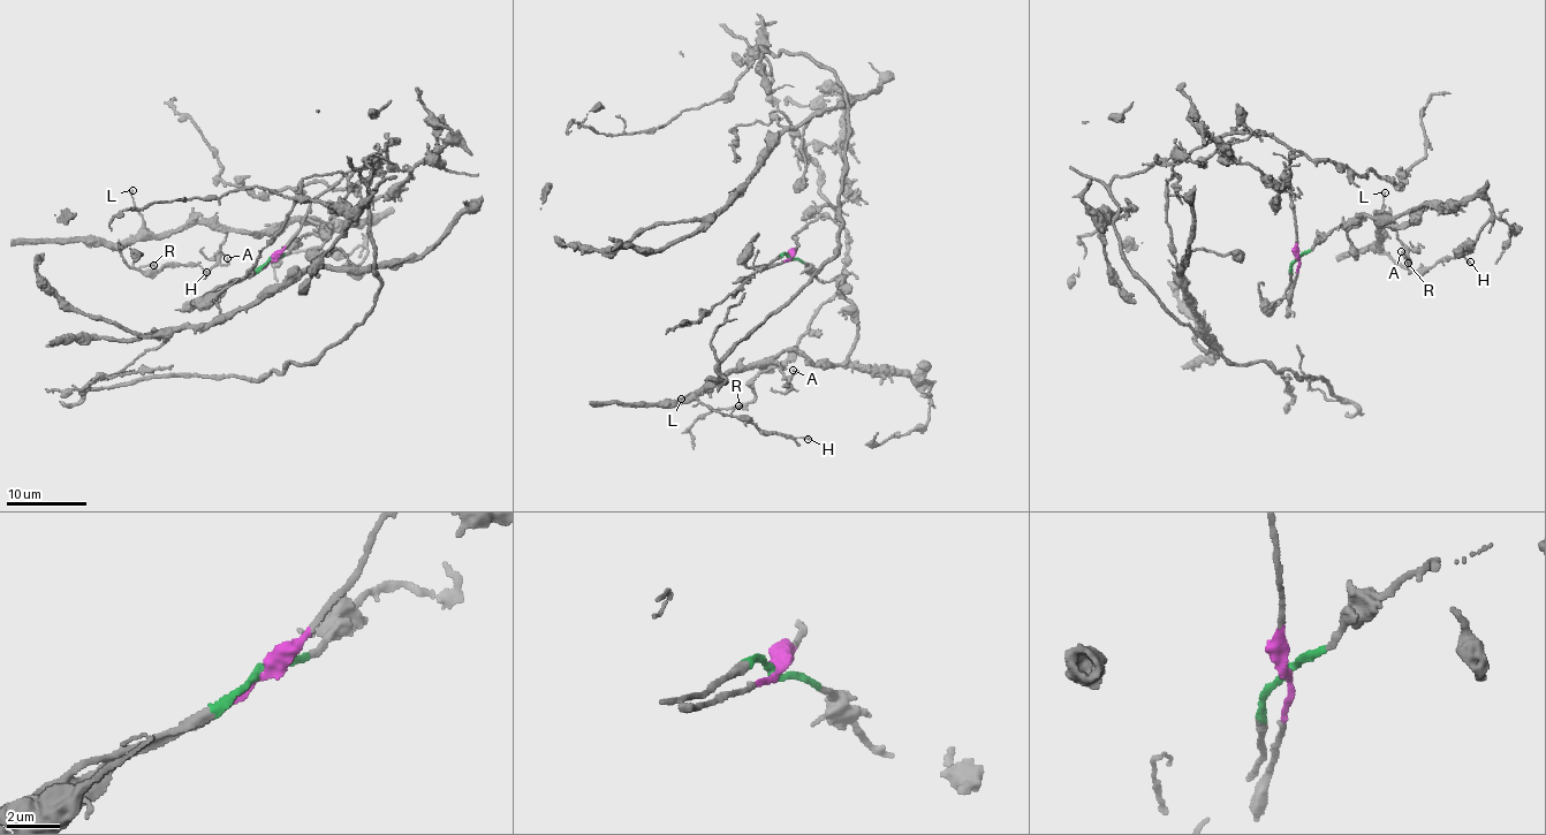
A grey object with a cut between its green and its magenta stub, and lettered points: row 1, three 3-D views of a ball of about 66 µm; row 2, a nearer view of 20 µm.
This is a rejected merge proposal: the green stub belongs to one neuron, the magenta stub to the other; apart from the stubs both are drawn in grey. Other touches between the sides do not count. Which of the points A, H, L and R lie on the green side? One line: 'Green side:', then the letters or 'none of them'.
Green side: A, H, L, R

